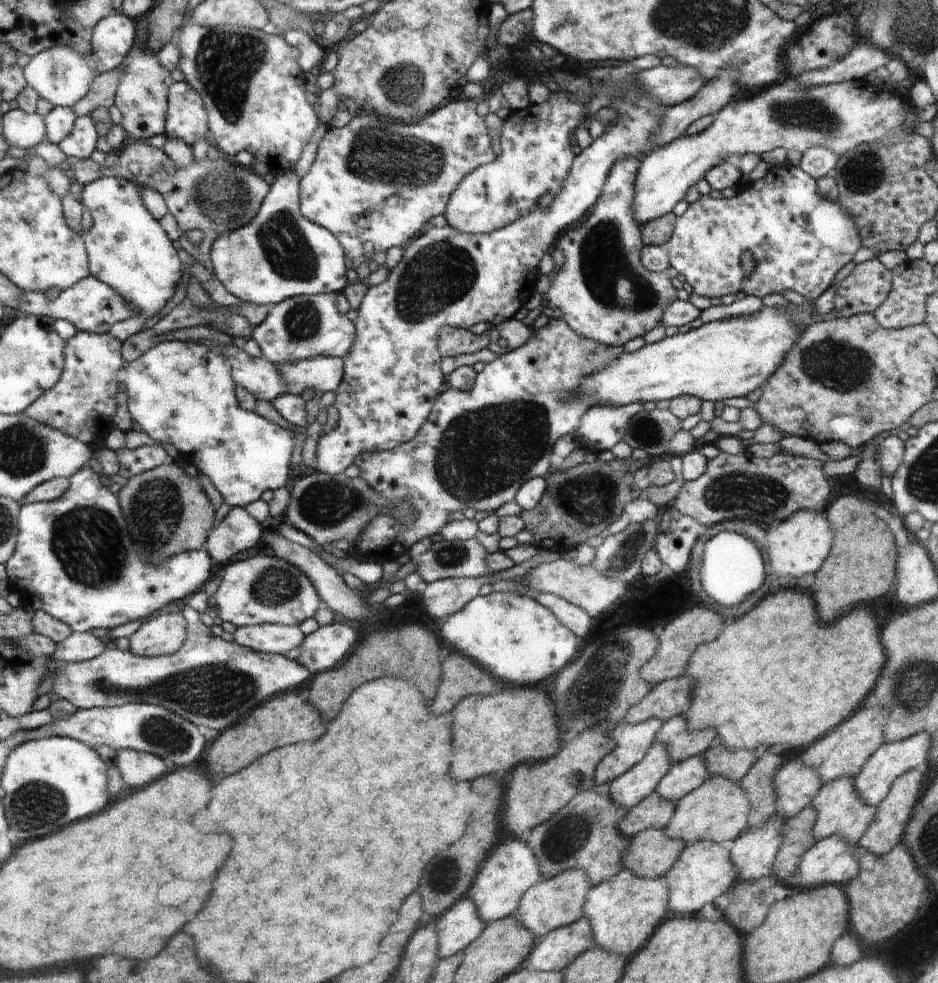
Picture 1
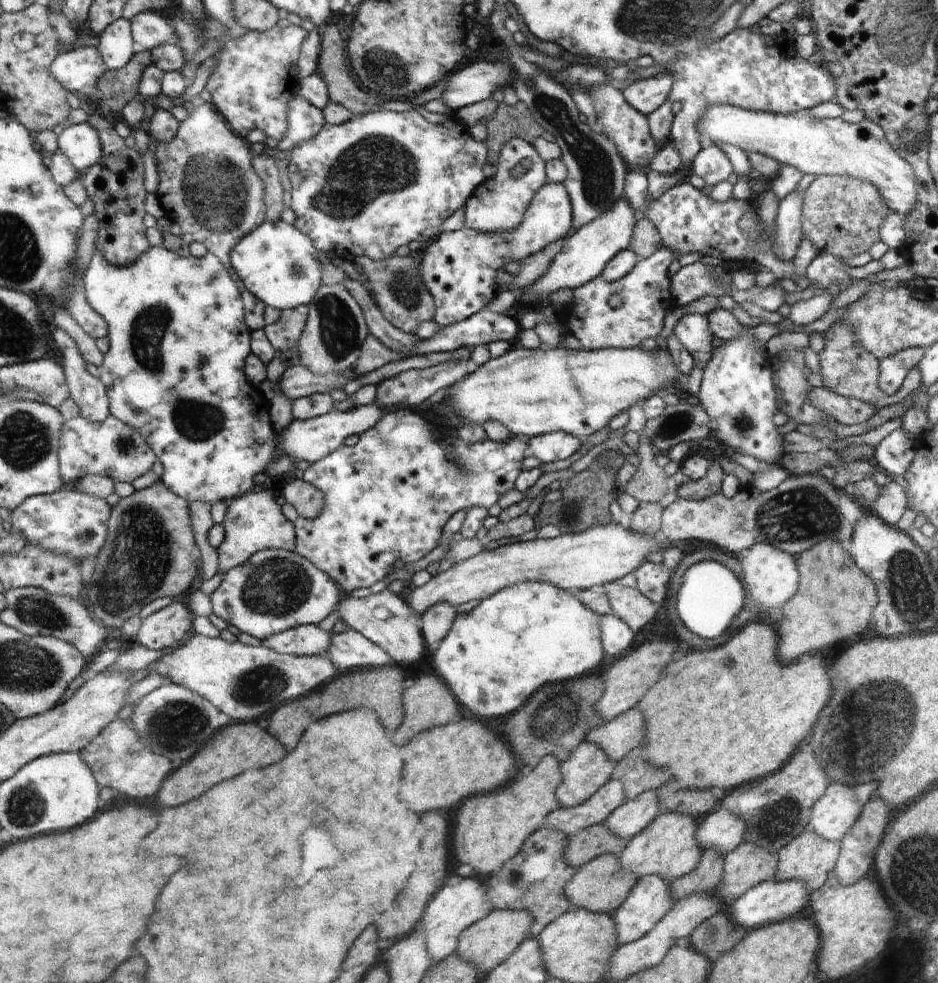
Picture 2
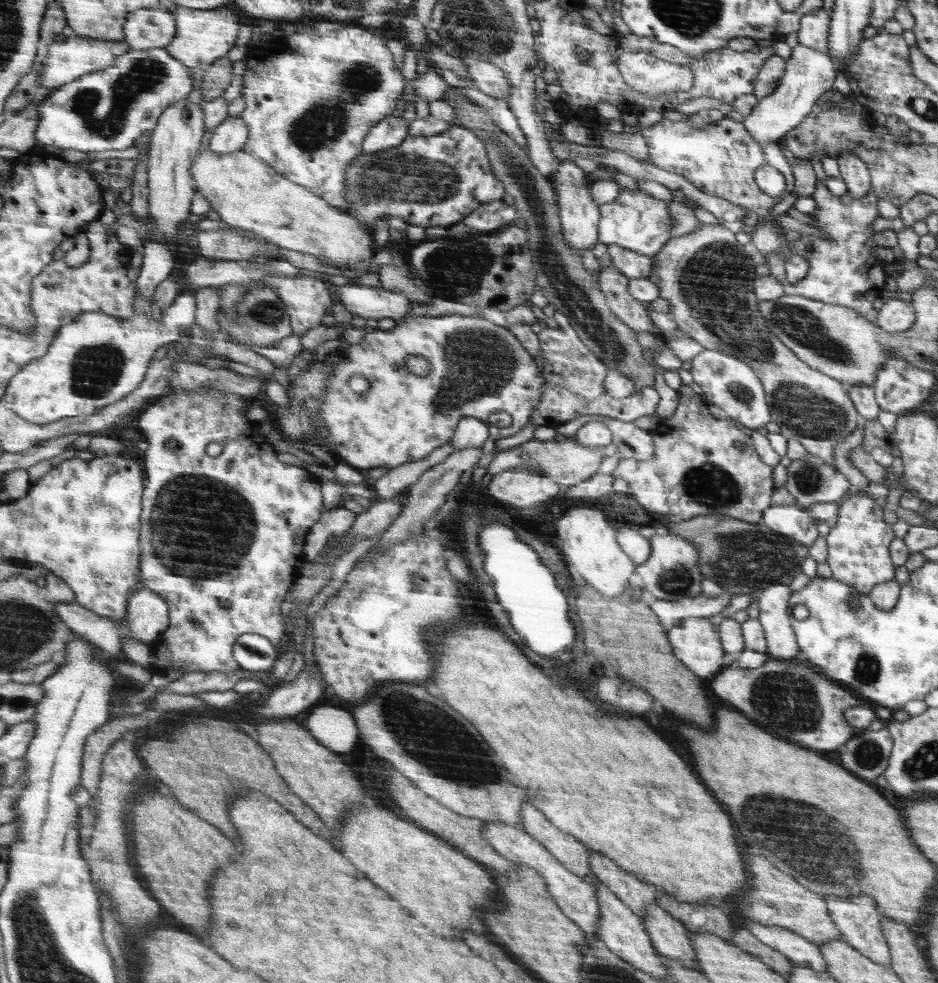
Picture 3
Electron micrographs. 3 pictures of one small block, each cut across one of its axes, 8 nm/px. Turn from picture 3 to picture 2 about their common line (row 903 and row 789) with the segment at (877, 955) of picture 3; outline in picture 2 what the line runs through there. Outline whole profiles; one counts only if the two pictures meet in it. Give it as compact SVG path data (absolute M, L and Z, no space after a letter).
M831 782L825 796L813 806L807 831L820 834L830 842L841 841L859 820L877 788L878 782Z

